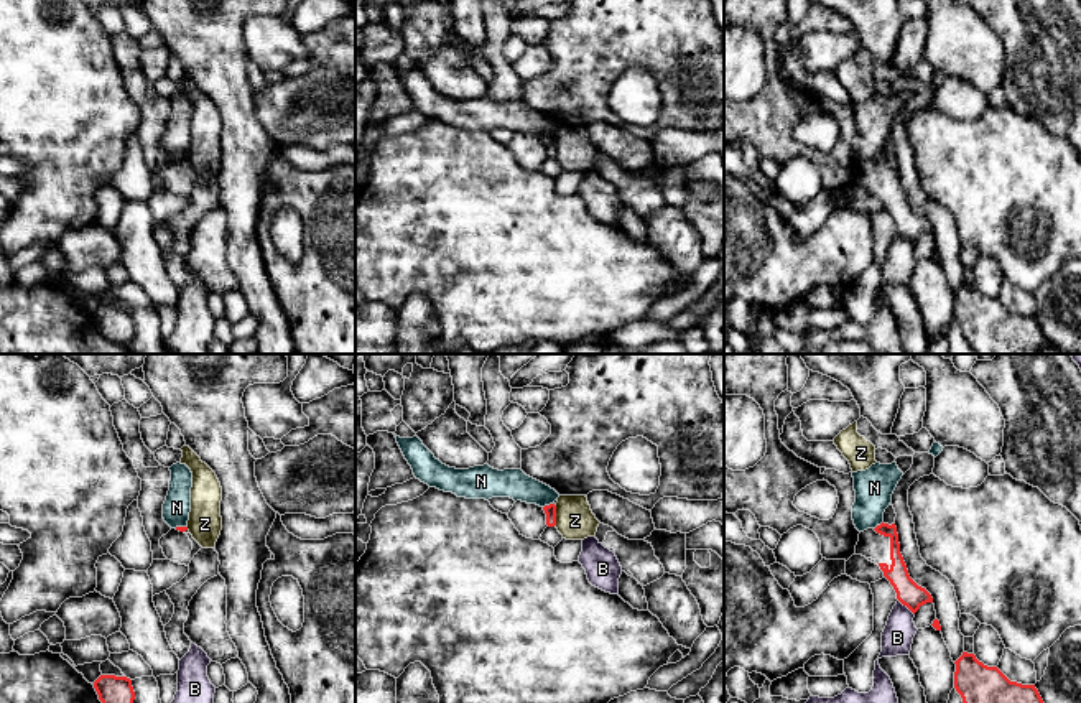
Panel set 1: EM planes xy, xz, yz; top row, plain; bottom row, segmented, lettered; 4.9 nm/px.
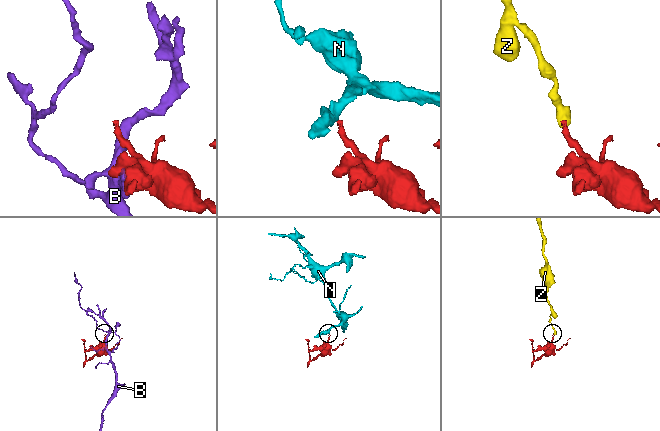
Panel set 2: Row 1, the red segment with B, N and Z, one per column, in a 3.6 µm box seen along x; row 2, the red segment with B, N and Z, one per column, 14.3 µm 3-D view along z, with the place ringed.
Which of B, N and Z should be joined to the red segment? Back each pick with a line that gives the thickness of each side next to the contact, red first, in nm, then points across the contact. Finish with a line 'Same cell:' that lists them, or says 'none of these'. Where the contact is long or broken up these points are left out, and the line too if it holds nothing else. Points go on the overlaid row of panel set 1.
Same cell: none of these

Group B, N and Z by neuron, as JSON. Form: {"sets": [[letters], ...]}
{"sets": [["B"], ["N"], ["Z"]]}

